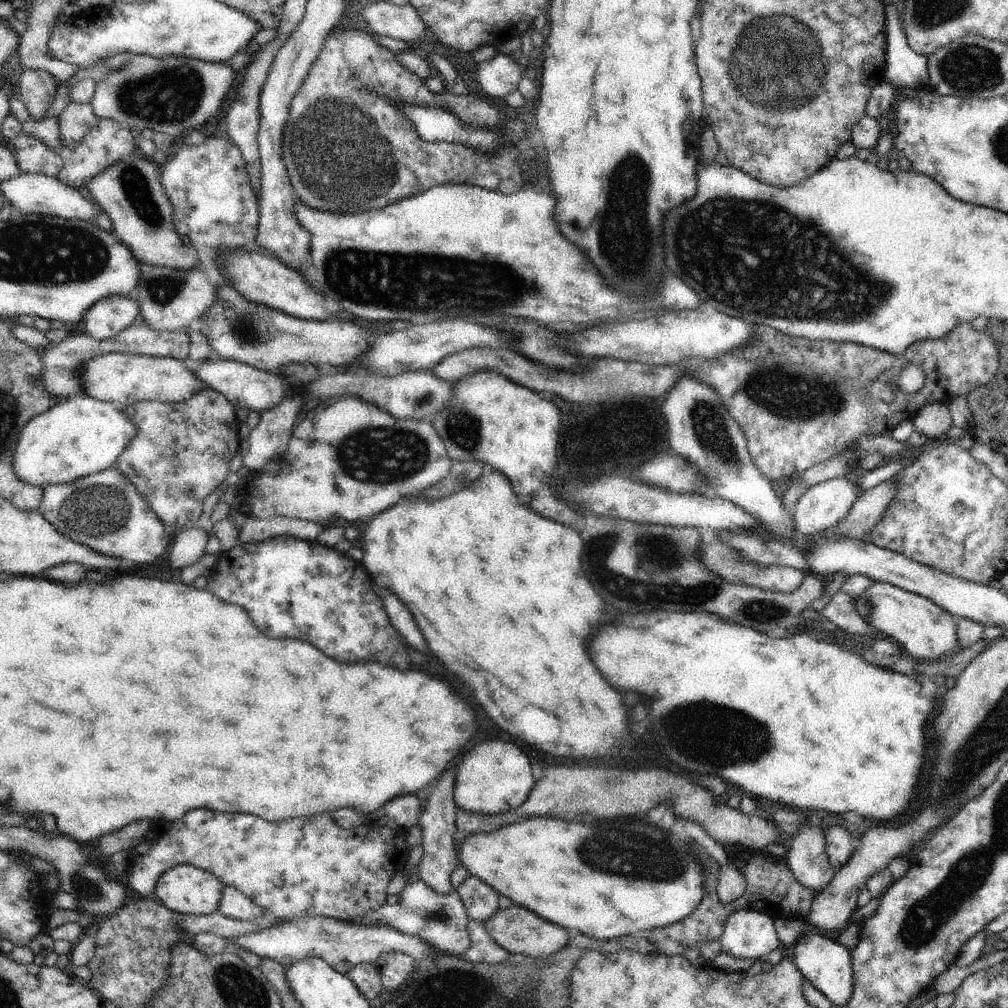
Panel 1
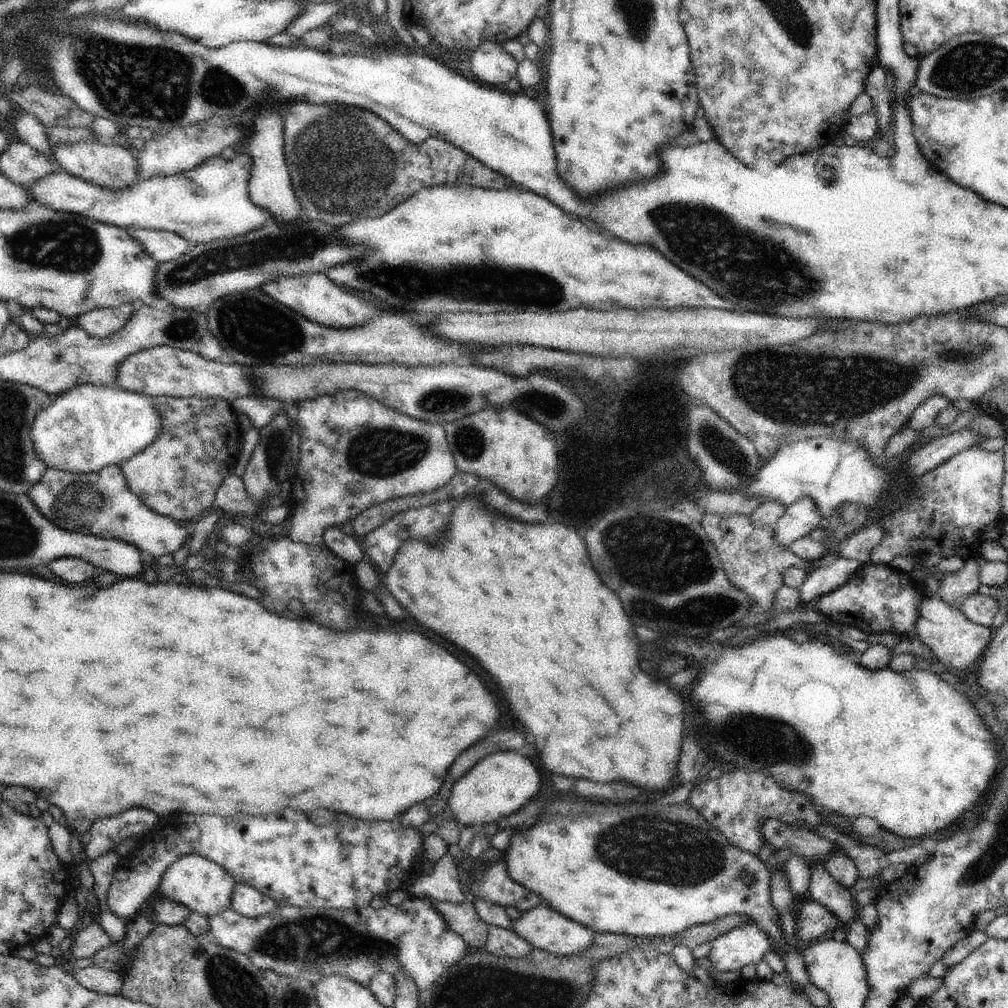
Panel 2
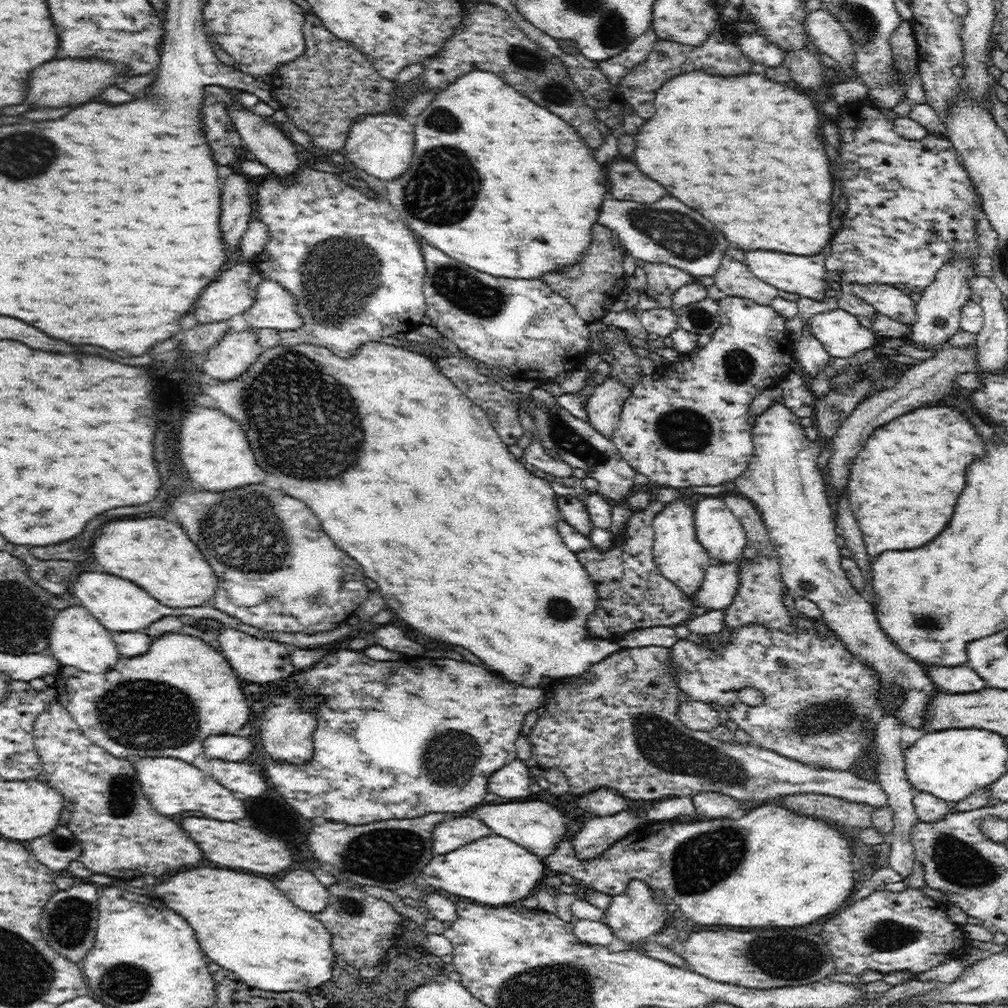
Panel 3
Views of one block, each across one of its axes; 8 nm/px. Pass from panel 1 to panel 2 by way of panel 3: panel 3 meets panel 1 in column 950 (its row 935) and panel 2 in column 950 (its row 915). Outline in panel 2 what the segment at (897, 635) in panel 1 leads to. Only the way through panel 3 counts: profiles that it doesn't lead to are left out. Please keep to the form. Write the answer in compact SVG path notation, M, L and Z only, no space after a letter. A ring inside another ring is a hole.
M936 596L922 600L922 604L918 606L918 618L913 630L916 632L915 646L924 651L928 658L941 661L946 668L958 670L970 668L976 660L982 658L994 633L991 627L970 622L961 610L952 608L950 604Z

